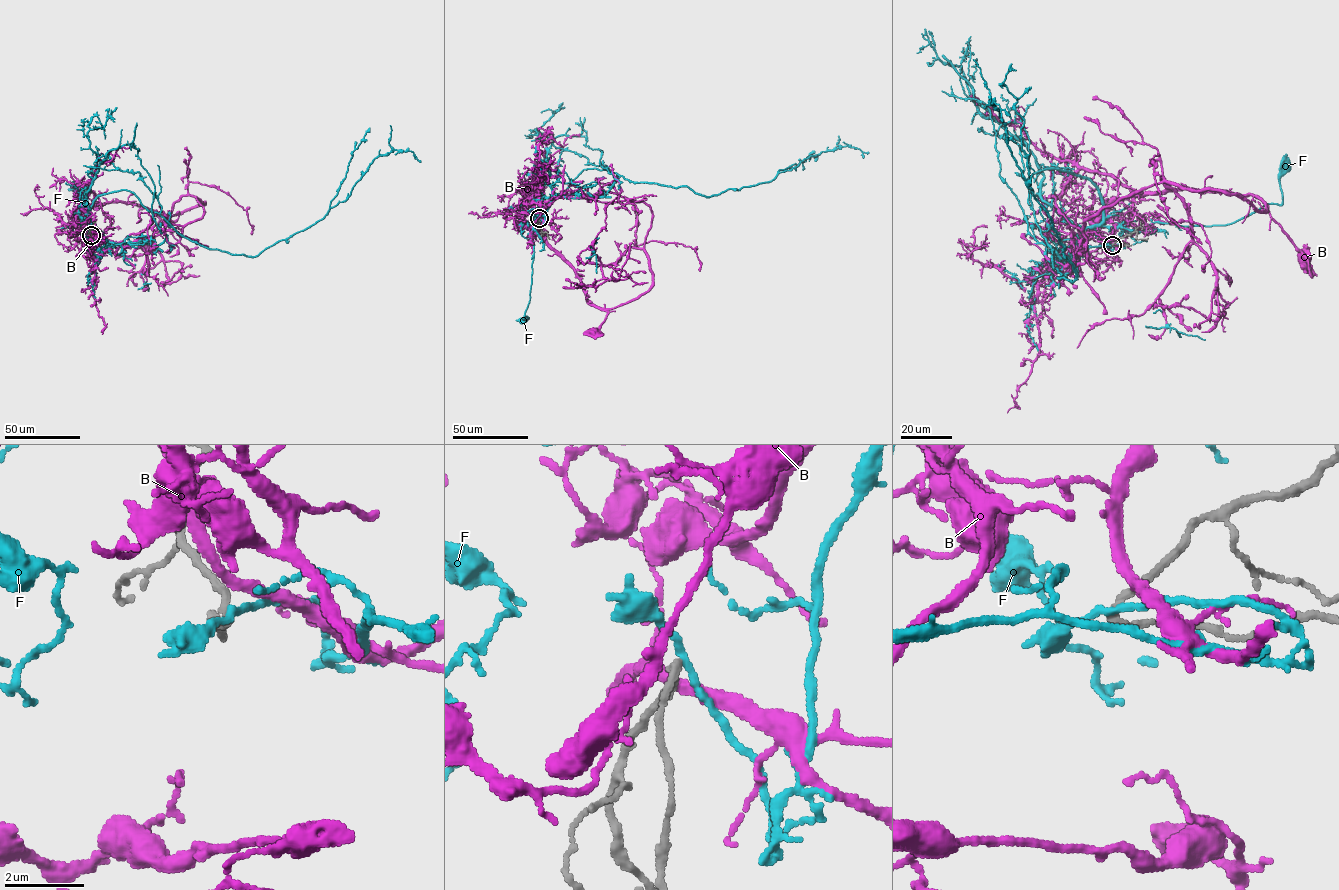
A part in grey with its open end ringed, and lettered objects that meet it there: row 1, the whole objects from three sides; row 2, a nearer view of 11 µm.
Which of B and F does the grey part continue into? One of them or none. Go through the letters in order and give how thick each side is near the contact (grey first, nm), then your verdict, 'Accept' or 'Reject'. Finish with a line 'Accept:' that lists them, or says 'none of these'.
B: Thickness 190 nm (grey) against 280 nm. Reject
F: Thickness 190 nm (grey) against 170 nm. Reject
Accept: none of these

